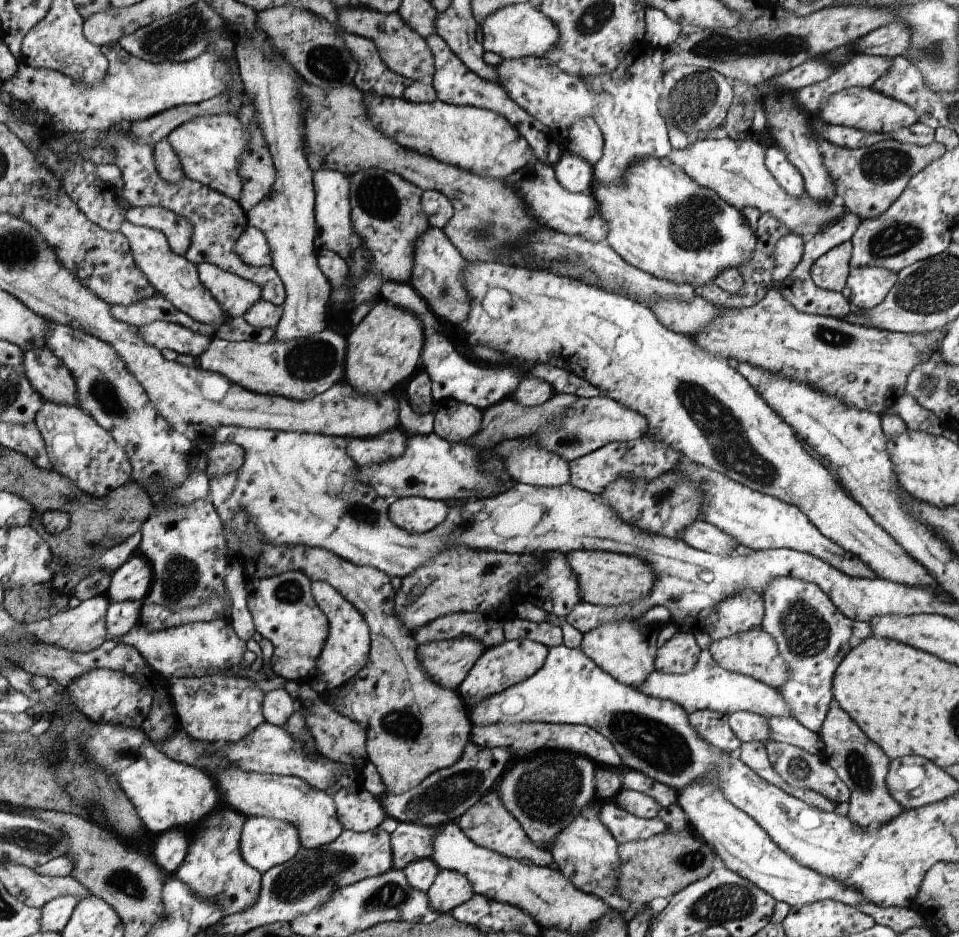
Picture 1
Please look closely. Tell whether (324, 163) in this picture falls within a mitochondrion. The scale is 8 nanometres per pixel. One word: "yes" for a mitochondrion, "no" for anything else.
no

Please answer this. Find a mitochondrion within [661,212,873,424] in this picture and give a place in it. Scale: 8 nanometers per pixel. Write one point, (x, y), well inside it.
(830, 337)

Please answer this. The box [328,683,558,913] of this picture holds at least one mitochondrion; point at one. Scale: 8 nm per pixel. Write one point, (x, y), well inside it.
(443, 799)

